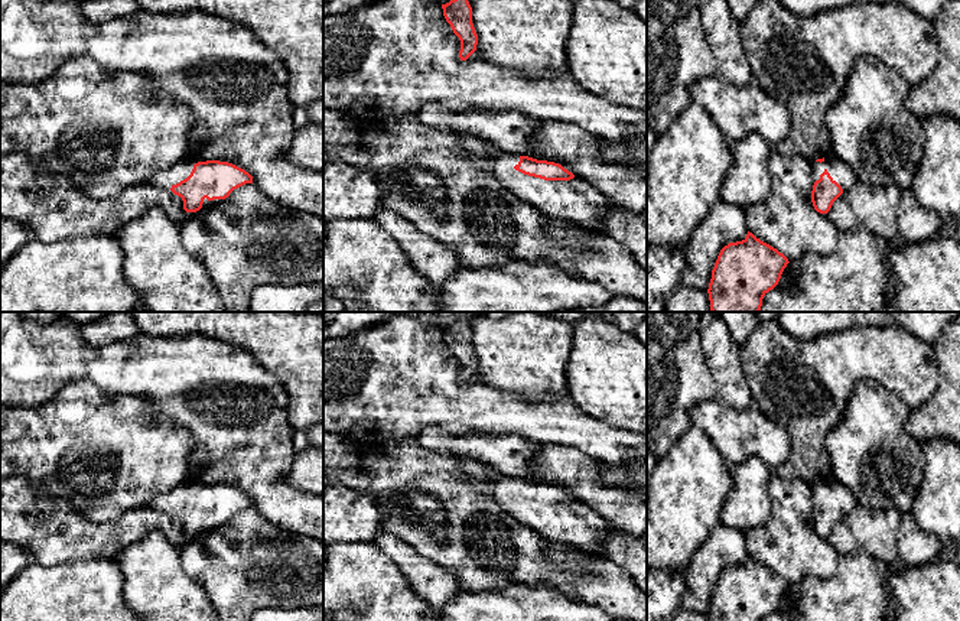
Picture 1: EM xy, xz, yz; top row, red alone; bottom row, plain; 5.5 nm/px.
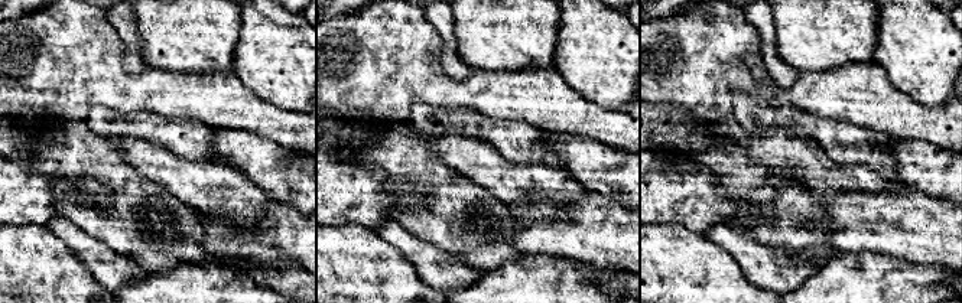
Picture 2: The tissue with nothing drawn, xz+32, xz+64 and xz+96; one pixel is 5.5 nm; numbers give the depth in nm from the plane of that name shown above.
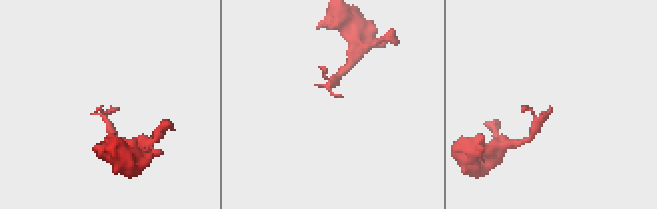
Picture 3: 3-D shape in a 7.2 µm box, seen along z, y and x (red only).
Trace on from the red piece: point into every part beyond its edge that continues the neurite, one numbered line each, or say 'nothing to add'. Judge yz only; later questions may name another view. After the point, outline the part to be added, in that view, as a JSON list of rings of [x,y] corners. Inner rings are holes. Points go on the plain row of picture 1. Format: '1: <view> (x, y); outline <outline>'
1: yz (840, 496); outline [[[833,478],[826,479],[821,487],[813,485],[811,492],[814,505],[820,503],[820,498],[824,494],[827,494],[833,504],[842,510],[843,516],[850,513],[858,504],[853,492],[846,485]]]

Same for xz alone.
1: xz (576, 524); outline [[[462,459],[463,474],[479,491],[489,492],[499,507],[546,539],[598,553],[608,540],[608,520],[586,504],[544,504],[514,492],[520,478],[497,472],[475,459]]]

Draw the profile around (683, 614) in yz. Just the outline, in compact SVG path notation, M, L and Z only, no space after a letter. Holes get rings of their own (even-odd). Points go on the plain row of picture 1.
M681 608L671 621L709 621L709 617L706 614Z

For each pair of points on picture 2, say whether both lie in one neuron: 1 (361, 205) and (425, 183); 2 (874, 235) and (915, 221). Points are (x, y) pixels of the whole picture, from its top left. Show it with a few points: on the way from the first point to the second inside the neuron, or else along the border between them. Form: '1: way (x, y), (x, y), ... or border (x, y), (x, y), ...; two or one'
1: border (370, 169), (387, 176), (400, 207), (393, 218); two
2: way (884, 225), (904, 224); one

